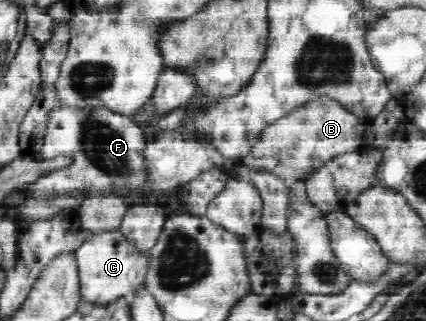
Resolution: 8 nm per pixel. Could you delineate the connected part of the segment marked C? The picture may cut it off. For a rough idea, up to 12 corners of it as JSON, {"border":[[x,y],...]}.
{"border":[[120,229],[75,251],[81,299],[142,290],[151,253]]}

